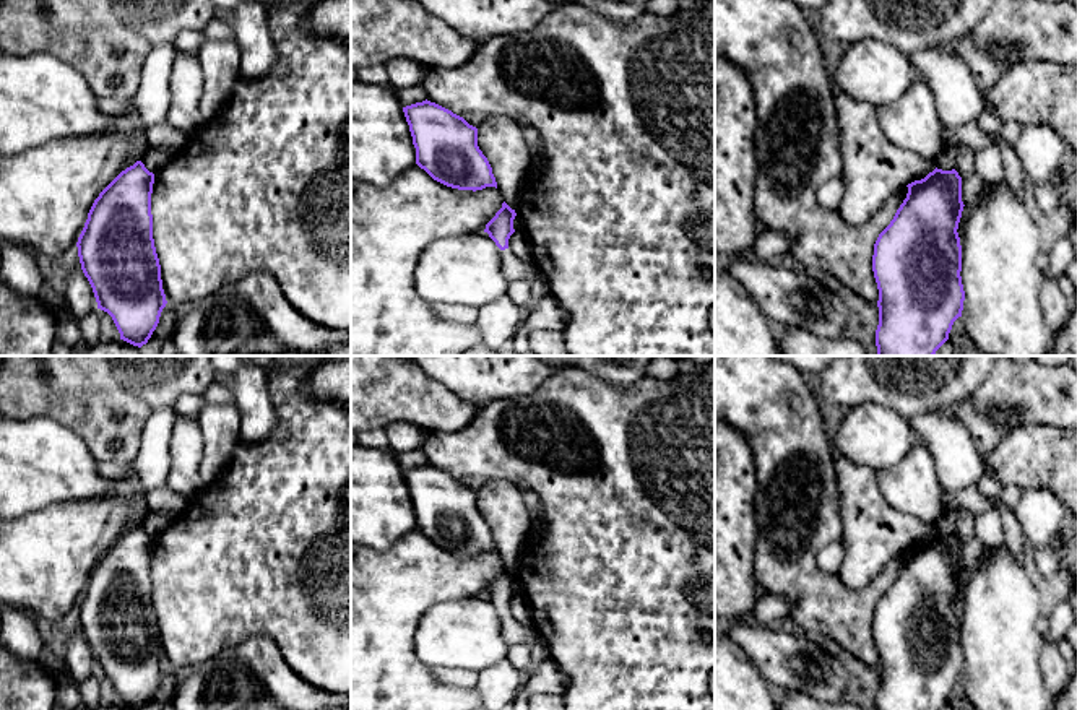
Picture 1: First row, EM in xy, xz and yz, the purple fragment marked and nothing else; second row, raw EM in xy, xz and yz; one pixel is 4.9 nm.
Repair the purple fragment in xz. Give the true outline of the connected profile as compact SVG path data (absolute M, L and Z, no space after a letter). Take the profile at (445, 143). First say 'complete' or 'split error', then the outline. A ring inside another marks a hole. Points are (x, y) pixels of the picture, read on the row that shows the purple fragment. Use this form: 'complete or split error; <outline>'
complete; M422 101L403 107L416 164L434 180L458 190L482 190L497 182L478 146L478 128L452 110Z

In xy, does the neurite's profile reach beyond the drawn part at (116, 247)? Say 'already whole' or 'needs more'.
already whole

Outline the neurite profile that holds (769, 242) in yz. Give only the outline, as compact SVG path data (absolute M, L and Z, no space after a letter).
M762 227L752 250L759 260L765 262L775 255L788 255L791 245L793 239L786 234Z

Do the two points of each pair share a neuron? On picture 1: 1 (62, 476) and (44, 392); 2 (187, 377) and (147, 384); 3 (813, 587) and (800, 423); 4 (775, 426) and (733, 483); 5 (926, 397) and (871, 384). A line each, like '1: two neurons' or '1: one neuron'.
1: two neurons
2: one neuron
3: one neuron
4: two neurons
5: one neuron

